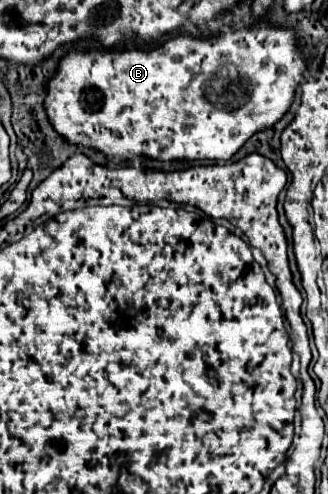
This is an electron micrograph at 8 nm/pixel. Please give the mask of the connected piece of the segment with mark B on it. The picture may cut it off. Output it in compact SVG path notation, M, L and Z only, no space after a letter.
M254 24L250 28L240 28L240 30L232 30L226 28L224 36L218 40L210 40L210 42L202 42L196 38L188 38L188 36L178 36L172 38L164 44L160 44L158 48L152 48L150 52L112 52L112 50L90 50L90 52L78 52L78 50L70 50L58 66L58 72L54 74L54 78L46 84L48 88L48 96L46 96L46 112L48 118L52 122L52 126L70 142L70 144L84 144L84 146L92 146L108 156L116 156L116 158L134 158L134 156L150 156L150 158L158 158L158 160L230 160L240 146L258 130L264 130L272 124L276 124L284 112L290 108L292 104L292 96L294 96L294 88L296 84L302 80L304 74L304 64L300 60L300 52L296 48L296 36L290 28L268 28L264 24Z

